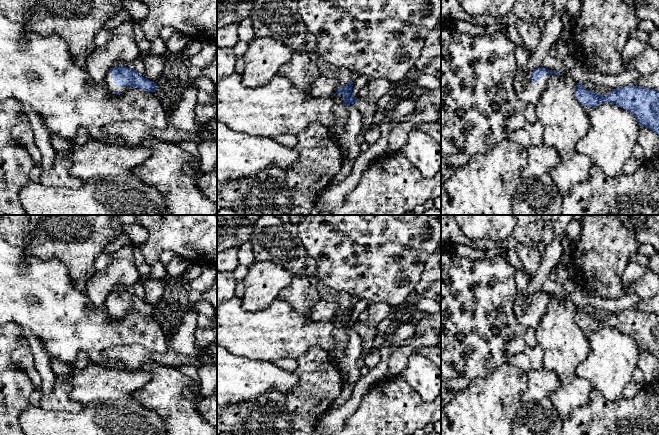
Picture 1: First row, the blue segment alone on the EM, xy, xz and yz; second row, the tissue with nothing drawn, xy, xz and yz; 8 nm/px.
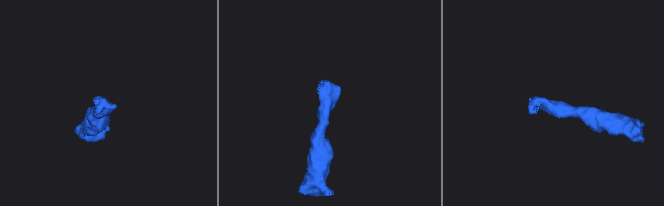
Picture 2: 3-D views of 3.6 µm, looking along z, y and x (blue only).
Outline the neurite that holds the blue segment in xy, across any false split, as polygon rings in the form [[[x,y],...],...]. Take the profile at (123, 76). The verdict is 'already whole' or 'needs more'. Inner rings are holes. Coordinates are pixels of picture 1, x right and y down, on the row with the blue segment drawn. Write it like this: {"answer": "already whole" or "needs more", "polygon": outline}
{"answer": "needs more", "polygon": [[[114,66],[106,74],[105,81],[111,92],[120,95],[125,90],[134,87],[148,92],[157,90],[157,84],[147,78],[142,77],[134,69],[128,67]]]}

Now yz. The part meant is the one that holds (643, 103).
{"answer": "already whole", "polygon": [[[577,83],[574,88],[576,99],[582,106],[596,107],[609,102],[629,111],[641,126],[659,135],[659,91],[655,89],[628,85],[612,89],[607,95],[586,90]]]}

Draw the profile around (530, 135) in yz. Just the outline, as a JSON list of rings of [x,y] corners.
[[[540,121],[526,122],[525,125],[518,130],[513,131],[509,138],[526,149],[529,147],[542,145],[542,135],[544,133],[544,126]]]

